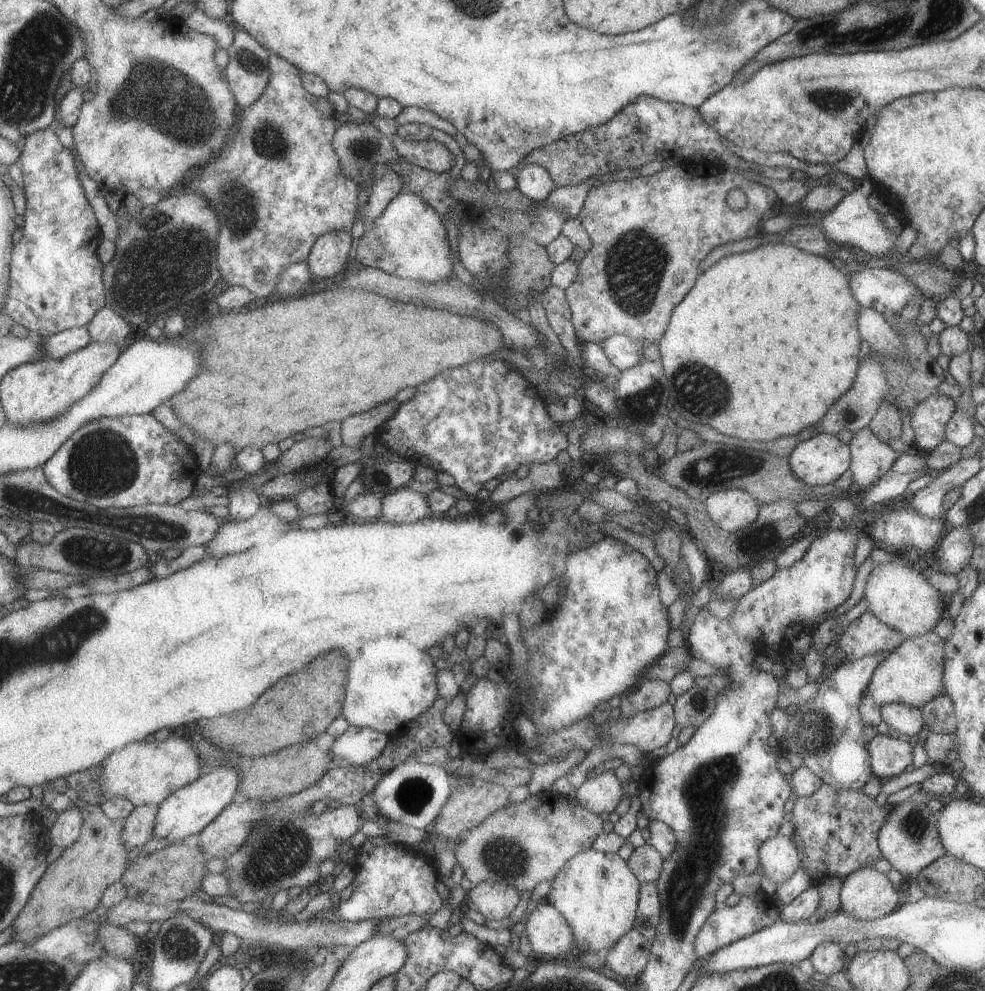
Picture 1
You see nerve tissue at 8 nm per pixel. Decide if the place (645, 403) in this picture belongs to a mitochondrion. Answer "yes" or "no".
yes

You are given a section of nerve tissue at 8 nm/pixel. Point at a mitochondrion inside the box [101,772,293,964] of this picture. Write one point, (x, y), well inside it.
(177, 943)

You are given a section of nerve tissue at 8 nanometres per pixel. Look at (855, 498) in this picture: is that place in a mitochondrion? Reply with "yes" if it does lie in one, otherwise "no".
no

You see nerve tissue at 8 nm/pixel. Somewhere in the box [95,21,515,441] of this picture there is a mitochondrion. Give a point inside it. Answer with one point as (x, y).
(184, 115)

